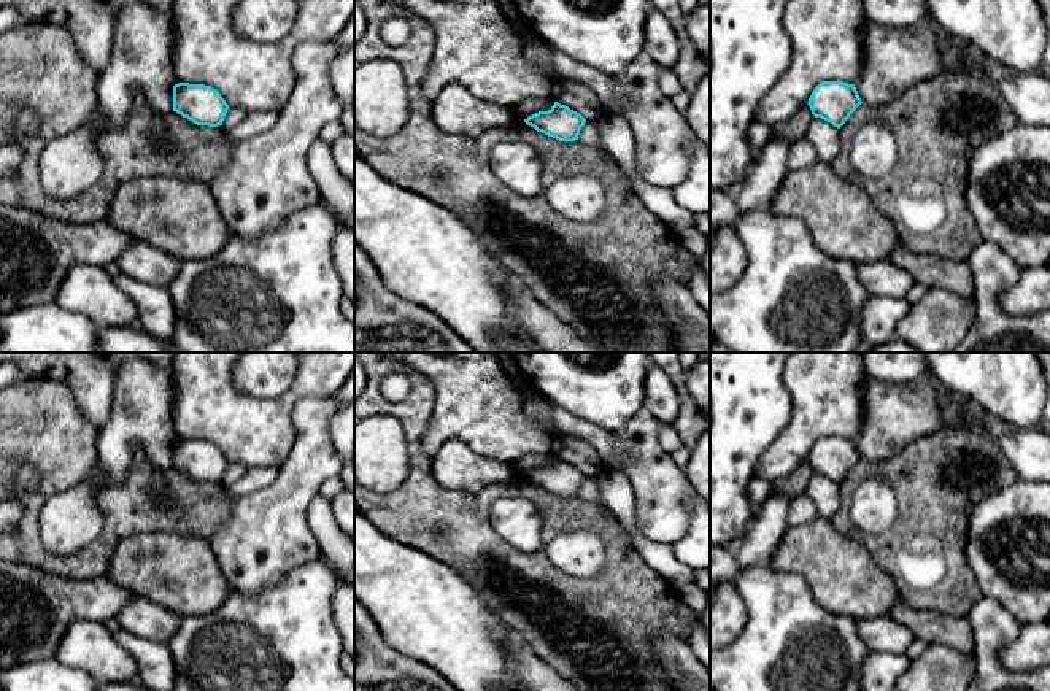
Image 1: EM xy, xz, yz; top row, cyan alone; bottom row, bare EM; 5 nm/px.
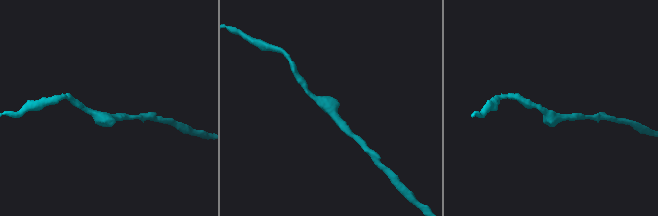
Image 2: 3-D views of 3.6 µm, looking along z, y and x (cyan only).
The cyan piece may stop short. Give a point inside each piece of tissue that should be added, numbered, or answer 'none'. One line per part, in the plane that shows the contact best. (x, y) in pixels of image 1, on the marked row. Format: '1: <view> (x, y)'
none

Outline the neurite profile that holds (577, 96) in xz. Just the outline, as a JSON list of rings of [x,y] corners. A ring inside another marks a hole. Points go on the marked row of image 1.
[[[566,78],[554,79],[551,97],[554,102],[581,114],[586,121],[597,122],[605,118],[604,105],[594,91],[581,81]]]

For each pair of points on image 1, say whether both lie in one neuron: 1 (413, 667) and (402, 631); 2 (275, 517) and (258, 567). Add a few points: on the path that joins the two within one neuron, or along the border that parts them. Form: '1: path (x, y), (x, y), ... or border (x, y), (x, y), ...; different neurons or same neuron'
1: border (382, 634), (389, 645), (429, 664), (440, 674); different neurons
2: path (269, 529), (269, 556); same neuron

